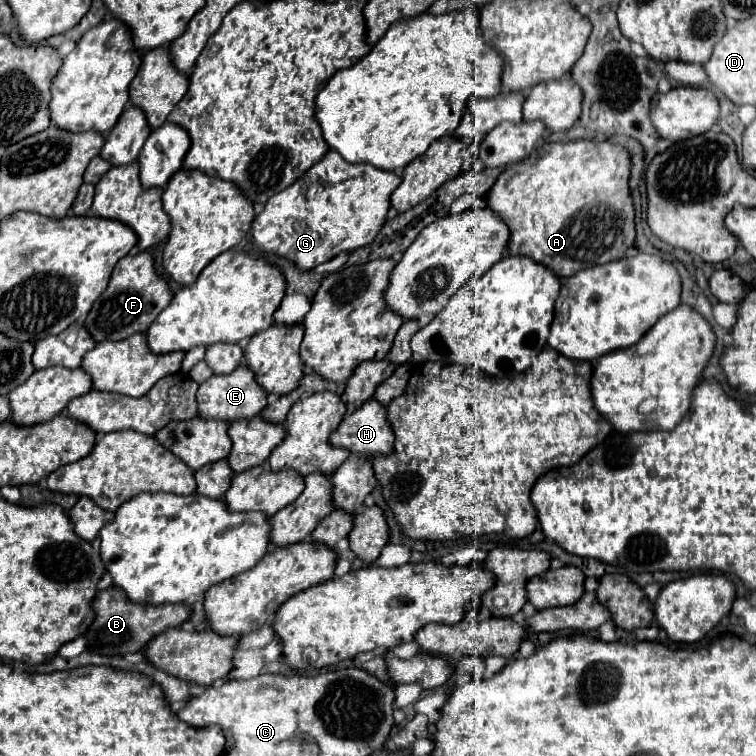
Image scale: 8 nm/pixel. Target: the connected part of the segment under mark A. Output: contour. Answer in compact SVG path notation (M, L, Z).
M569 141L547 143L529 159L507 167L491 191L487 193L487 207L497 213L509 227L509 255L531 257L533 261L551 269L559 279L573 277L581 269L621 259L625 249L633 245L633 201L629 195L629 153L609 141Z

